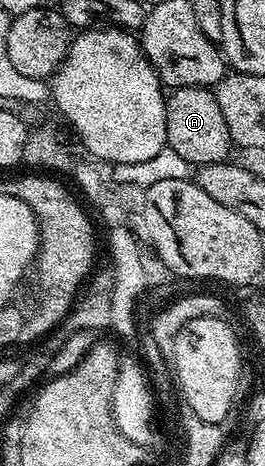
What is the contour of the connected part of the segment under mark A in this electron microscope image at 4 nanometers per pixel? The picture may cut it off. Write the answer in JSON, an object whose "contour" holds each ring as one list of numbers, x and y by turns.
{"contour":[[179,86,169,91,166,100,166,145,194,168,227,161,232,143,228,123,216,104,213,89,205,86]]}

